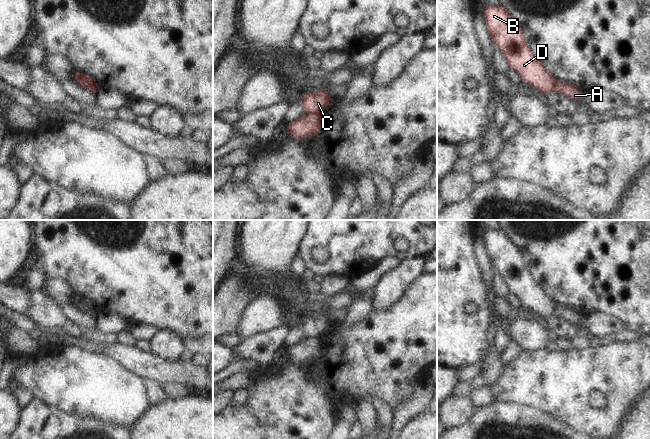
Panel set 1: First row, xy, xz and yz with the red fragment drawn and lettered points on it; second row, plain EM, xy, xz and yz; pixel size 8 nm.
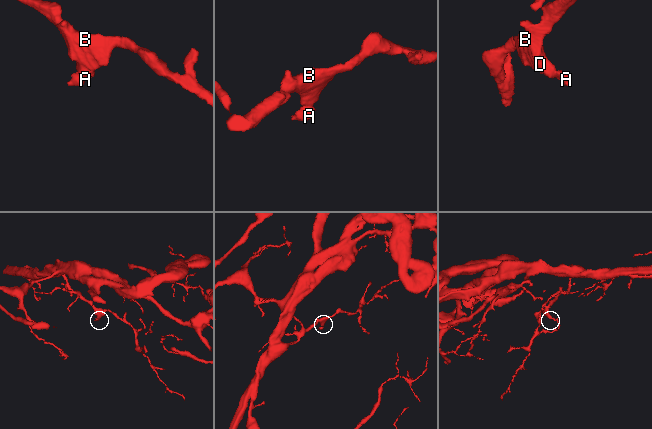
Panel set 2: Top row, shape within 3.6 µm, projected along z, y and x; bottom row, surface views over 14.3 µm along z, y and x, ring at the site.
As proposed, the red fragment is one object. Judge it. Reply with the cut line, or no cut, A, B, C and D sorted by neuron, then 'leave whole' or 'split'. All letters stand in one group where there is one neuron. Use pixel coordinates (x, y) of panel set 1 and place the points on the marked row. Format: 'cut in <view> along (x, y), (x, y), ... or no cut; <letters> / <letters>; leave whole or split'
cut in xz along (320, 113), (307, 114); A / B C D; split

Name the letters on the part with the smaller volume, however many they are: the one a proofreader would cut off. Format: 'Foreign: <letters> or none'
Foreign: A

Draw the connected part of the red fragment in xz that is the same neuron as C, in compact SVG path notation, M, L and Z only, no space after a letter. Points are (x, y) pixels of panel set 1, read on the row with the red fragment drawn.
M318 91L316 93L304 93L302 97L302 106L307 114L322 114L327 106L332 104L334 100L328 92Z

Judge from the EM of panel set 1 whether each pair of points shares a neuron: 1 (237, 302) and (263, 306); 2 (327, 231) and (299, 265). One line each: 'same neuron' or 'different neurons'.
1: different neurons
2: different neurons

